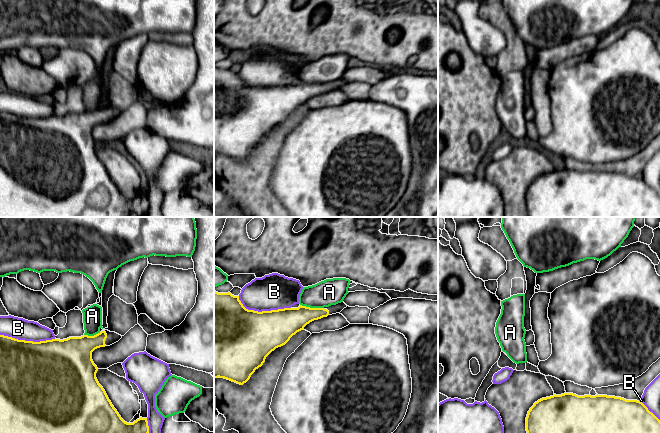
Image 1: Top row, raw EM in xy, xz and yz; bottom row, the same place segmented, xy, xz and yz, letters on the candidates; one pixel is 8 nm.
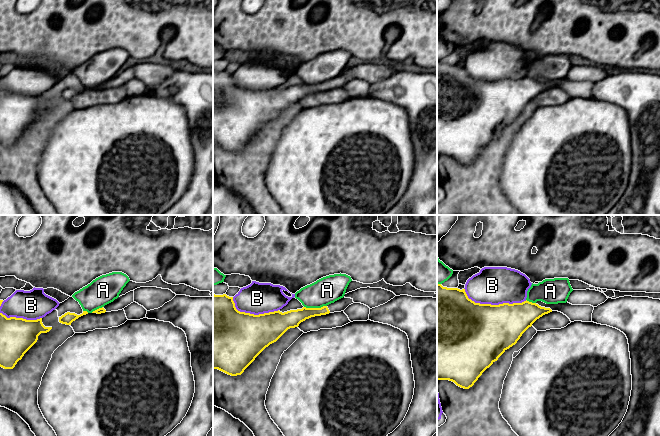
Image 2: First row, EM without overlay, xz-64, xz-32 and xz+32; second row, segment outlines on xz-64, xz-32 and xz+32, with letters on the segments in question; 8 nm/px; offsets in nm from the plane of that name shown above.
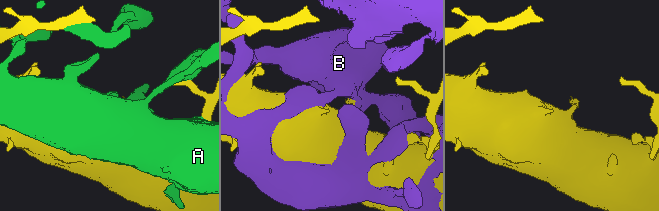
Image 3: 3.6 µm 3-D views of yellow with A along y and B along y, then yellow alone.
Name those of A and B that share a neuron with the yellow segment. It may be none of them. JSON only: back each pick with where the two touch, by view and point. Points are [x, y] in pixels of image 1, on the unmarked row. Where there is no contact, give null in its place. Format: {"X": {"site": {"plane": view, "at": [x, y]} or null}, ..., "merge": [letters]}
{"merge": []}

